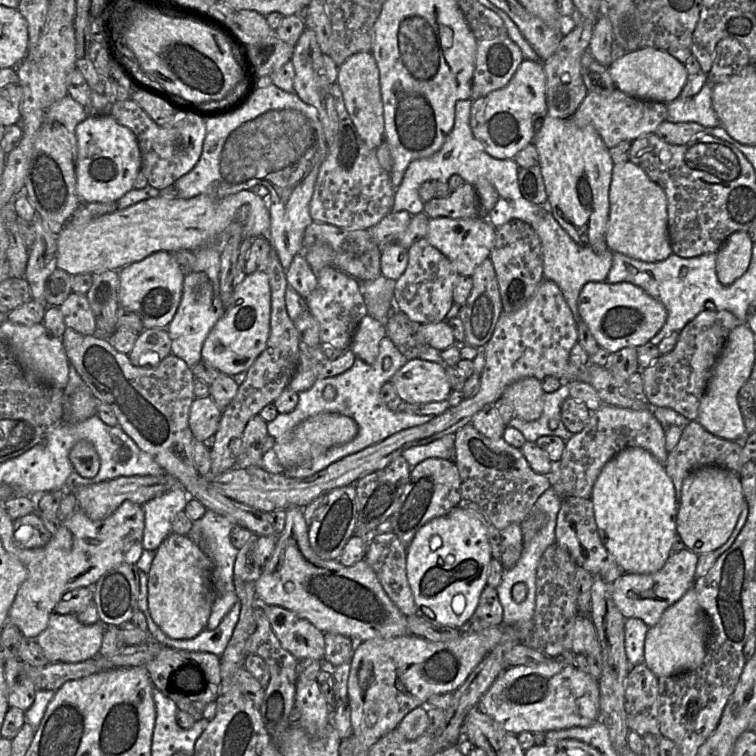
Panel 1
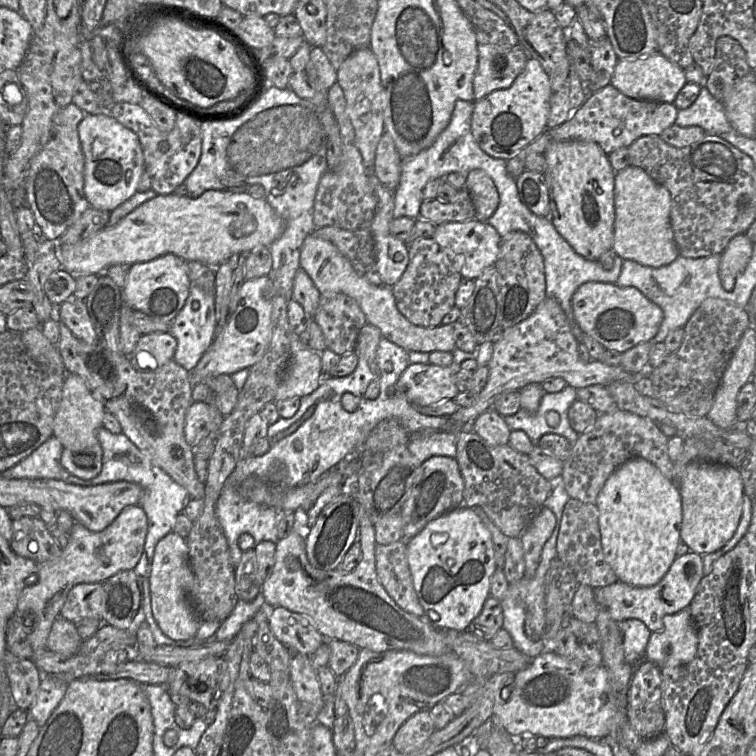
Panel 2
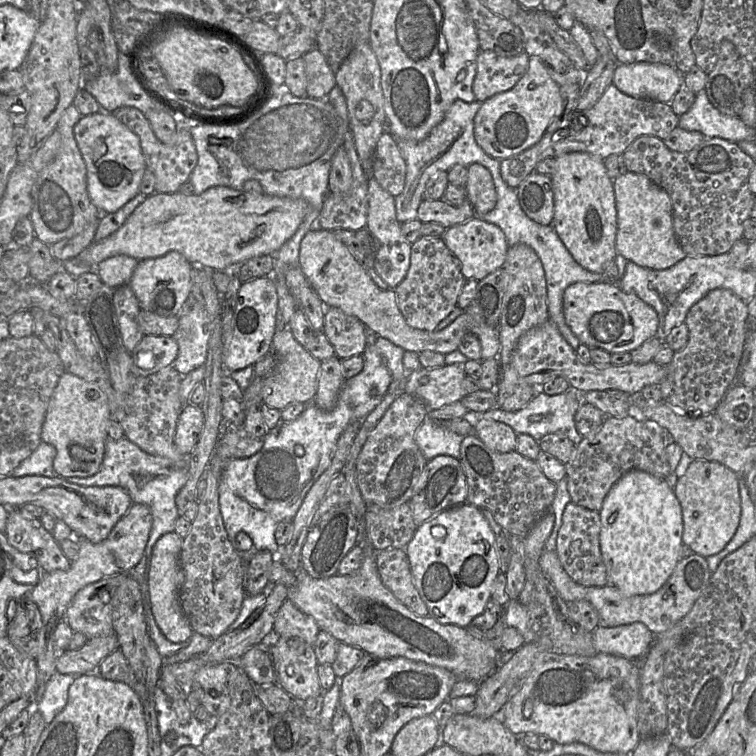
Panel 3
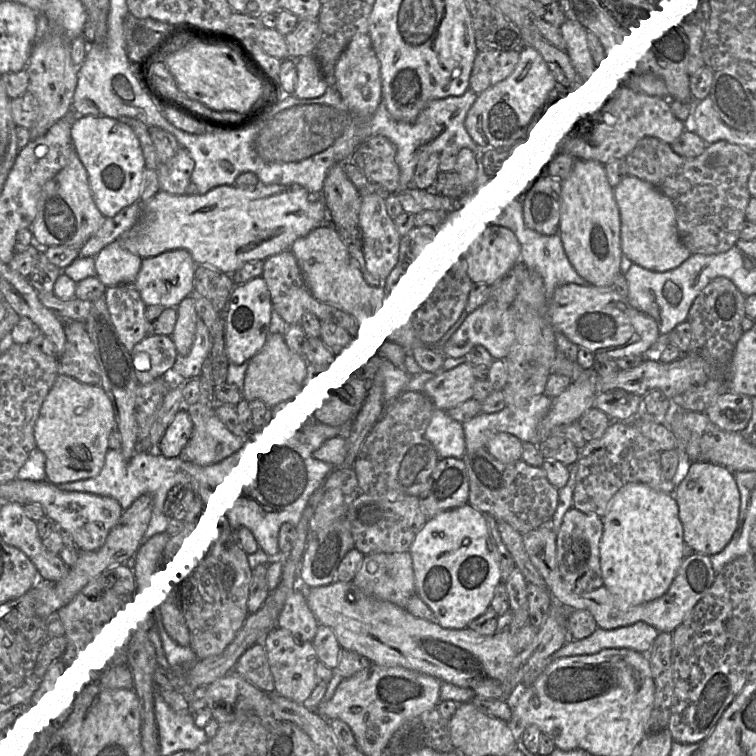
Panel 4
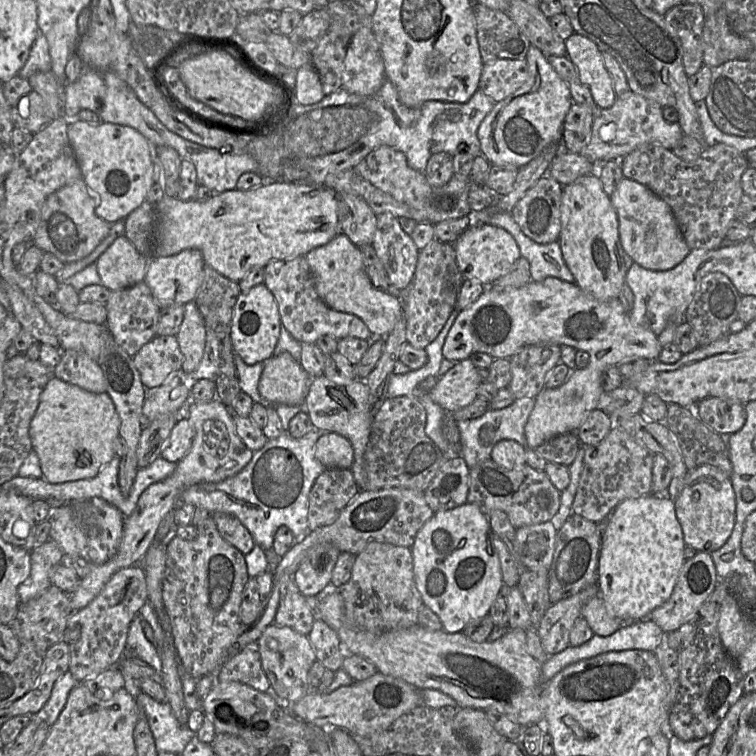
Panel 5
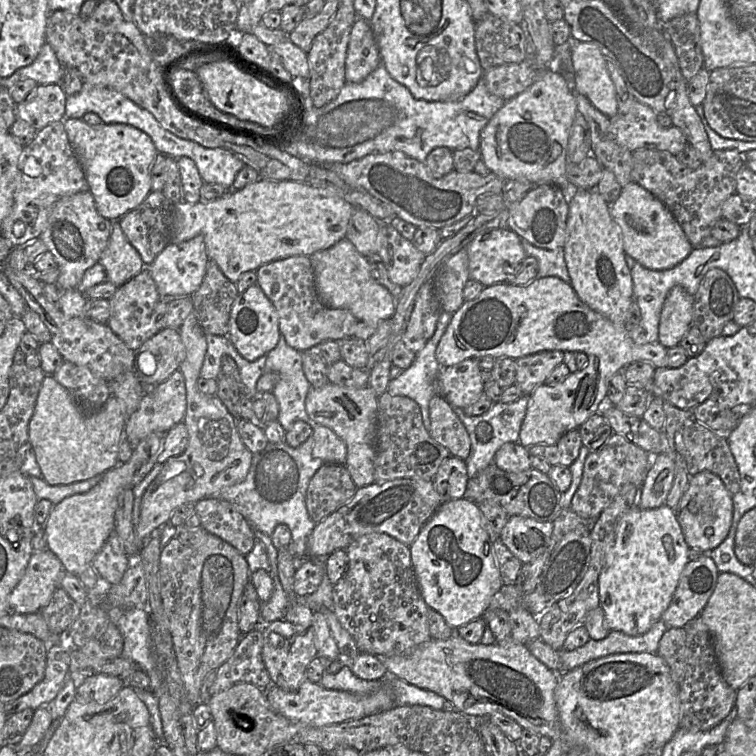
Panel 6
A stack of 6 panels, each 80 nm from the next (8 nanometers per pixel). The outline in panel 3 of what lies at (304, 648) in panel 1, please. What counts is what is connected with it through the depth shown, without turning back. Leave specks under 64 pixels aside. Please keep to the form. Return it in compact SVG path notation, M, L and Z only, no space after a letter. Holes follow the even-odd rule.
M287 599L279 609L273 625L273 632L276 636L298 637L311 646L314 646L319 631L313 617L299 610Z

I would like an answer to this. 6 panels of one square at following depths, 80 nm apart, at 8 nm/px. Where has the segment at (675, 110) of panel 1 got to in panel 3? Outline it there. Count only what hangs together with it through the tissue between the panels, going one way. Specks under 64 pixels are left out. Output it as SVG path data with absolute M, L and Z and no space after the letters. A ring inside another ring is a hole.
M705 88L696 94L688 112L679 116L679 127L699 131L706 138L719 137L730 142L754 140L755 128L747 126L739 117L724 115L710 102Z

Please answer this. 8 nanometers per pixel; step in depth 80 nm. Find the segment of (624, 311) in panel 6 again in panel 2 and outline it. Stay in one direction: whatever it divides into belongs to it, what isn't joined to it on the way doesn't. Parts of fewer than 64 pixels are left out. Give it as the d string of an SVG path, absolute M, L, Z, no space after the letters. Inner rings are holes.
M560 141L551 143L544 152L550 203L550 219L557 232L583 258L597 261L612 250L614 240L614 176L608 155L594 142Z

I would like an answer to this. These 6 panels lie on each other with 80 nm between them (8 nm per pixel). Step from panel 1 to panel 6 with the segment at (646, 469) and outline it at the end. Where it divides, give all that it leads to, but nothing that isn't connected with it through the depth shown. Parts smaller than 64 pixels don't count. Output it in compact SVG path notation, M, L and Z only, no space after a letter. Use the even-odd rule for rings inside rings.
M666 504L654 509L634 506L623 515L598 579L600 607L610 631L639 636L661 619L689 562L688 550L676 513Z

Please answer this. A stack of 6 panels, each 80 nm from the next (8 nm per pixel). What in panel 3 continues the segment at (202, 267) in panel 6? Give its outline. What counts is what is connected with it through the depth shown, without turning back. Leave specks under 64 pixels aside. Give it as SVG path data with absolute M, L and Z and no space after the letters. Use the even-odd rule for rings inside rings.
M169 251L163 256L138 261L128 283L142 310L160 316L177 316L191 295L192 264L179 252Z

